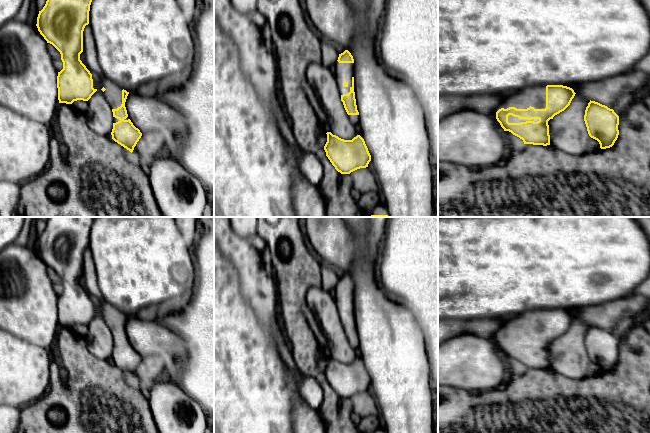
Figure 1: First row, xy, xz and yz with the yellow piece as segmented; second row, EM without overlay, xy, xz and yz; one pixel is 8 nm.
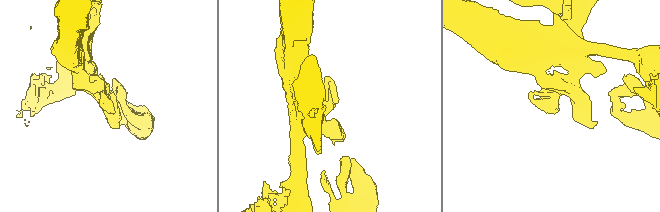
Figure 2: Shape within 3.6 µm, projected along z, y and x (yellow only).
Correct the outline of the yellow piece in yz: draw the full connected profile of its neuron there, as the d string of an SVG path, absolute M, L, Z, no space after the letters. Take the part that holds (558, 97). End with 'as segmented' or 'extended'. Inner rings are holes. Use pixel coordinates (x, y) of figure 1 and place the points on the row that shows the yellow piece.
M534 85L505 95L504 106L496 112L496 119L504 131L523 140L524 144L550 145L548 121L564 111L575 96L572 88L563 85Z | extended

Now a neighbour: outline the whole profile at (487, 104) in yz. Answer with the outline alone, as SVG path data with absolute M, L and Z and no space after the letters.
M477 94L471 96L438 96L438 121L444 117L464 110L472 109L479 113L496 114L505 104L505 95Z

